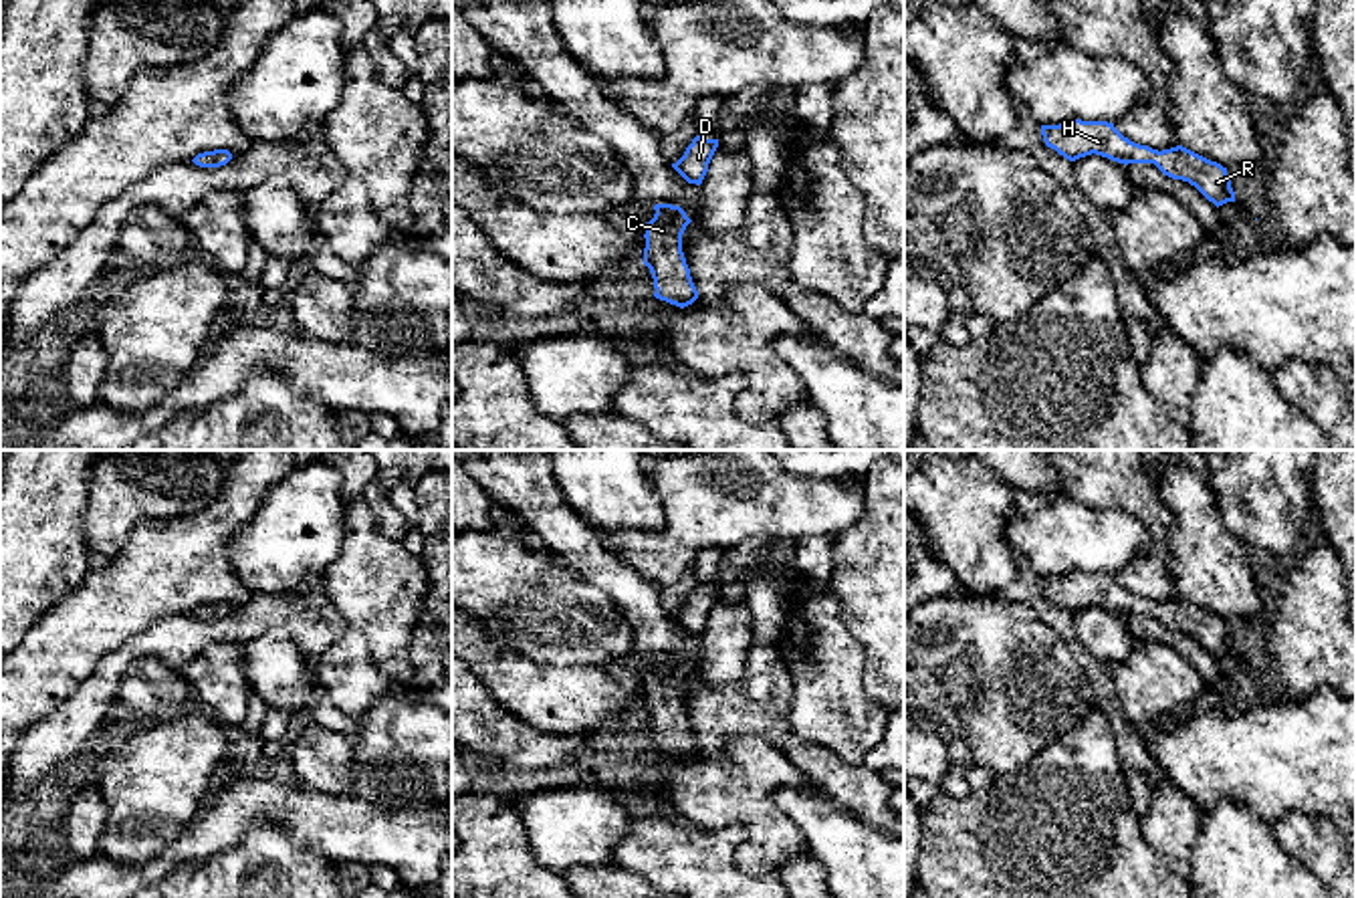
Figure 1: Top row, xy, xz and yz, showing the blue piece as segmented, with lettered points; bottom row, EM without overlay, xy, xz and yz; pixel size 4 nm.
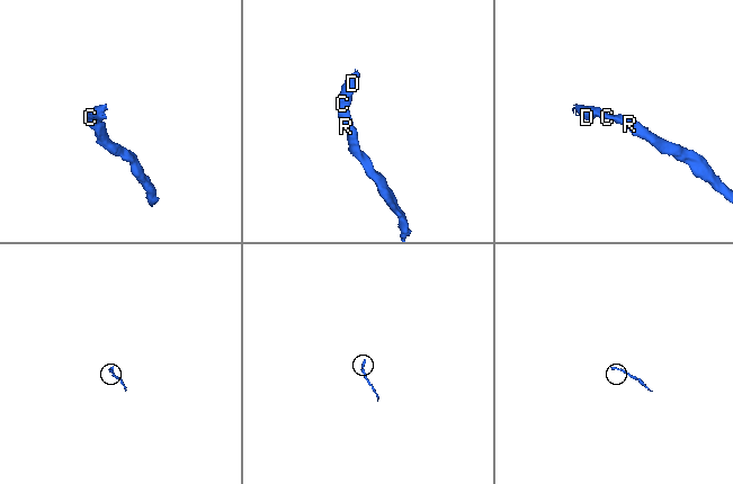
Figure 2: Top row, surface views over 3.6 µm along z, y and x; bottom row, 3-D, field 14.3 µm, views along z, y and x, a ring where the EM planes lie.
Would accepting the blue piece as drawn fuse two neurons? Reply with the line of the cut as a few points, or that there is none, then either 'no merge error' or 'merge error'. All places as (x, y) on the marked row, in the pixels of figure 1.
cut none; no merge error

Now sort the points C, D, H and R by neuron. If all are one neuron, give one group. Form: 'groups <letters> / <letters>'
groups C D H R

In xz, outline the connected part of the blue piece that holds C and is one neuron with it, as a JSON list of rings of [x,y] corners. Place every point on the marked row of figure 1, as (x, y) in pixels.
[[[656,204],[654,210],[644,234],[644,264],[654,278],[654,297],[684,309],[698,299],[682,252],[682,234],[692,220],[680,206]]]

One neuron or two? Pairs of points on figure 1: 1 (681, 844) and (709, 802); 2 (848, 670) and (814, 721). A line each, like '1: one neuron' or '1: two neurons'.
1: two neurons
2: one neuron

